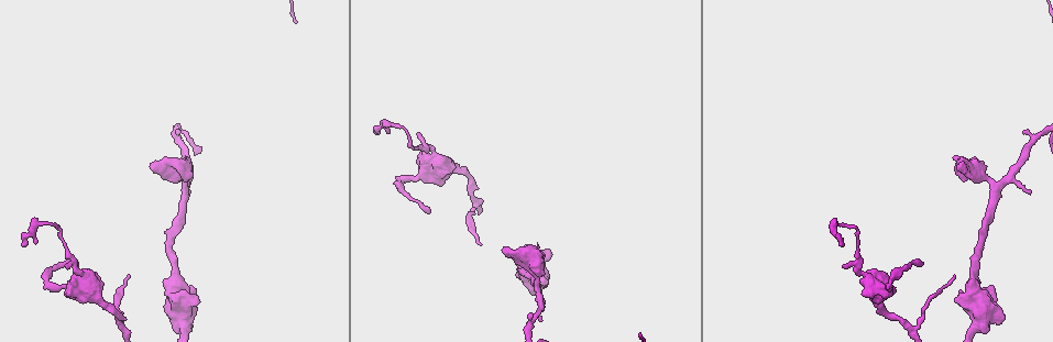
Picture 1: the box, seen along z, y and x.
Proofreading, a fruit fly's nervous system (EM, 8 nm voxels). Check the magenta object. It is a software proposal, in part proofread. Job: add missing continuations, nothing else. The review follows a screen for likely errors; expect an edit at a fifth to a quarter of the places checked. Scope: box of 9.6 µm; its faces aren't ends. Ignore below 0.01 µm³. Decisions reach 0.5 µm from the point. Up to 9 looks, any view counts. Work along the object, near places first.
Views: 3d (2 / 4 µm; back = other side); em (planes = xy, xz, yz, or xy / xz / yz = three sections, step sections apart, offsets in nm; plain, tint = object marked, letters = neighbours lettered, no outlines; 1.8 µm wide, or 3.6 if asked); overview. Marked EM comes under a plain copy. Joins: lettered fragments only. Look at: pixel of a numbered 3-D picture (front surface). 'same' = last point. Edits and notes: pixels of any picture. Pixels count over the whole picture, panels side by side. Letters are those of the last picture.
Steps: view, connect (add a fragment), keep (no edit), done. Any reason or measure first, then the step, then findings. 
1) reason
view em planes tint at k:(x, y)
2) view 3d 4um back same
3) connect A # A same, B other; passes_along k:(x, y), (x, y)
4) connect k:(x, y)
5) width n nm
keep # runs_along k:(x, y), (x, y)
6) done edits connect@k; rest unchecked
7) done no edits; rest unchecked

thick turns thin
view 3d 4um at 1:(974, 288)

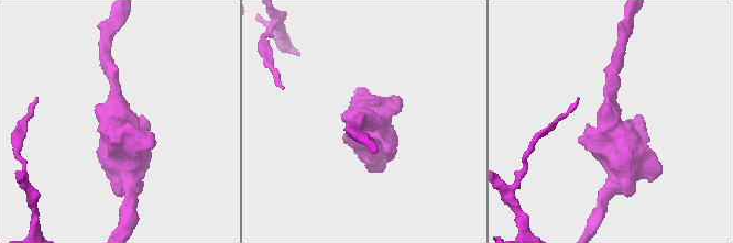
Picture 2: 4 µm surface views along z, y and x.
arm_widths 200, 650 nm
view em 3.6um planes tint at 2:(115, 119)

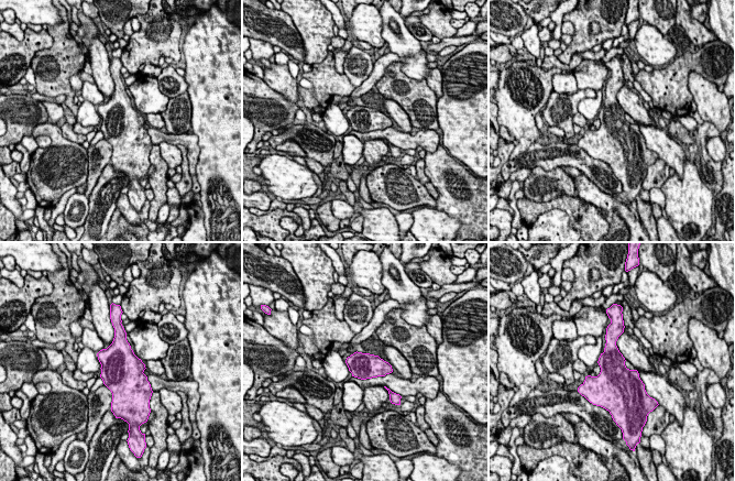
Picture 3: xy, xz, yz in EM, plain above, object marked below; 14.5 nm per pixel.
what lies round it
view em 3.6um planes letters same

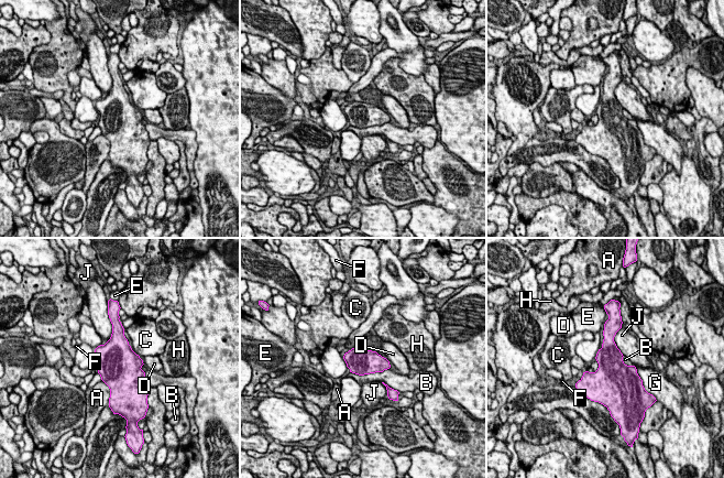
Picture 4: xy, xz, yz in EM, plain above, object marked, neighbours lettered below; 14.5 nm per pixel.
keep # A other, B other, C other, D other, E other, F other, G other, H other, J other; border 4:(388, 368), (363, 375), (350, 372); none of them fits

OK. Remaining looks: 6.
an open end
view em planes letters at 1:(430, 212)

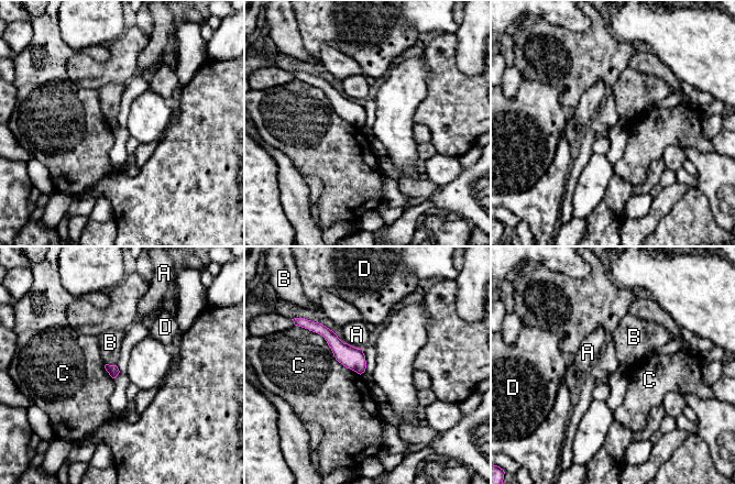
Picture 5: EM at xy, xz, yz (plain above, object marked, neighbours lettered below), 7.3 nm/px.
width 80 nm; longest_contact C 550 nm
keep # A other, B other, C other, D other; none of them fits

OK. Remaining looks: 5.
sudden change in width
view em planes letters at 1:(428, 149)

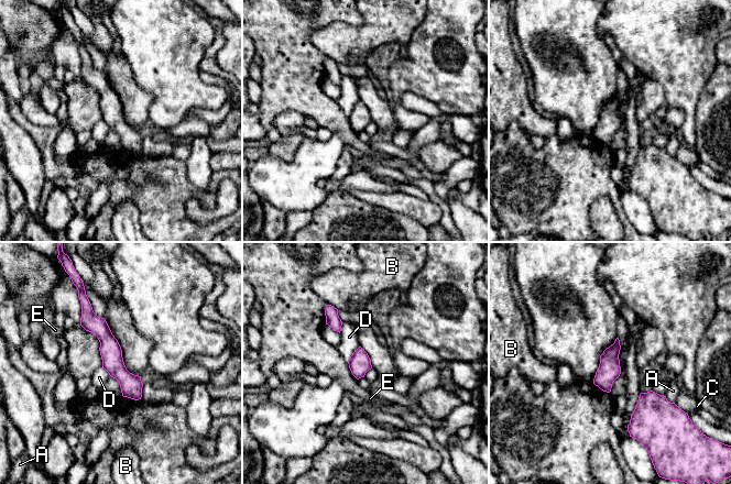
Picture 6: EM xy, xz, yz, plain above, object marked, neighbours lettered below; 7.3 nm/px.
keep # A other, B other, C other, D other, E other; border 6:(359, 345), (348, 360); no lettered fragment goes on from it

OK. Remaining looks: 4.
free end
view em planes tint at 1:(541, 318)

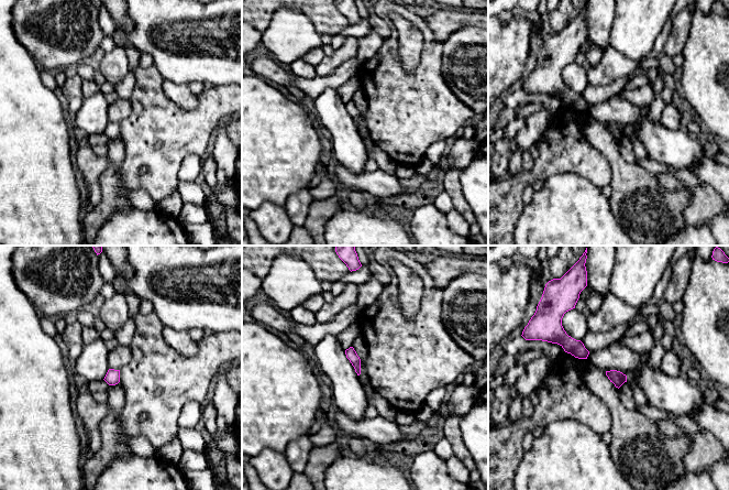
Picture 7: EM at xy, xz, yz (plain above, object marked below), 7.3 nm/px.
view em planes letters same

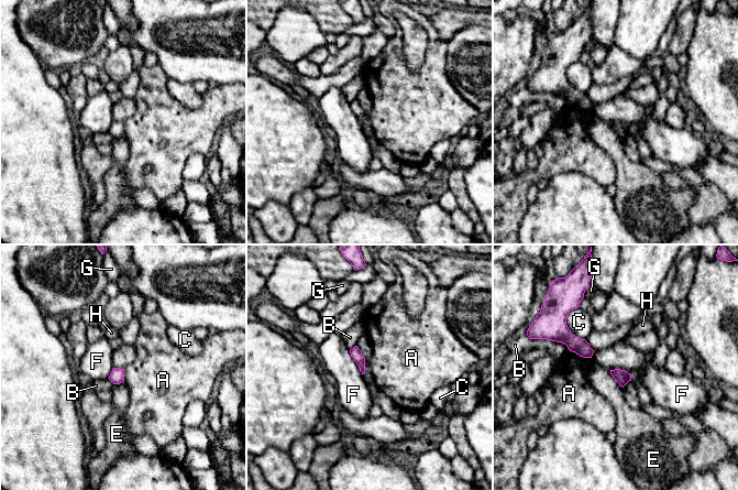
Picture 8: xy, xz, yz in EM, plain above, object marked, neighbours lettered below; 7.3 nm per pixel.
keep # A other, B other, C other, E other, F other, G other, H other; none of them fits

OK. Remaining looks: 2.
done no edits; rest unchecked

